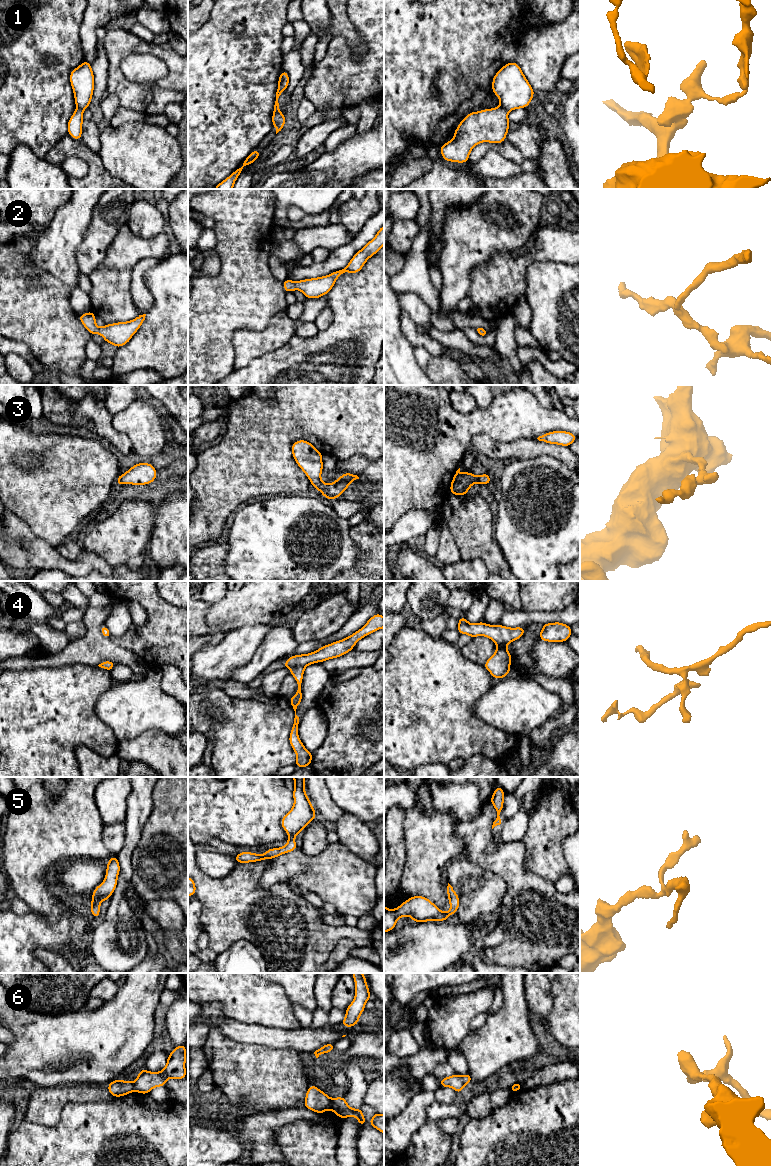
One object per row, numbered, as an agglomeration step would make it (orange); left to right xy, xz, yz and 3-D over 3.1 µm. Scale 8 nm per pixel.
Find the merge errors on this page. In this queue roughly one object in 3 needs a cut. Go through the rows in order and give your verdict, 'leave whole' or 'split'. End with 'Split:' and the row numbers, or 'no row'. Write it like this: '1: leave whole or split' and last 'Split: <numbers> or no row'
1: split
2: leave whole
3: leave whole
4: leave whole
5: leave whole
6: split
Split: 1, 6

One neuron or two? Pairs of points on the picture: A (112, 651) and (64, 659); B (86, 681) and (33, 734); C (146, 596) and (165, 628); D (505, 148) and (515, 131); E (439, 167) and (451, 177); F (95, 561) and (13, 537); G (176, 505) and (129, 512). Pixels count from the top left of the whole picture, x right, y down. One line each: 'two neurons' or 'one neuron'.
A: one neuron
B: one neuron
C: one neuron
D: two neurons
E: one neuron
F: one neuron
G: two neurons

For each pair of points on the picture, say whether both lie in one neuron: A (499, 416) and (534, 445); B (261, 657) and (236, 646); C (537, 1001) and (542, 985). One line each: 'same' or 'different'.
A: different
B: different
C: same

